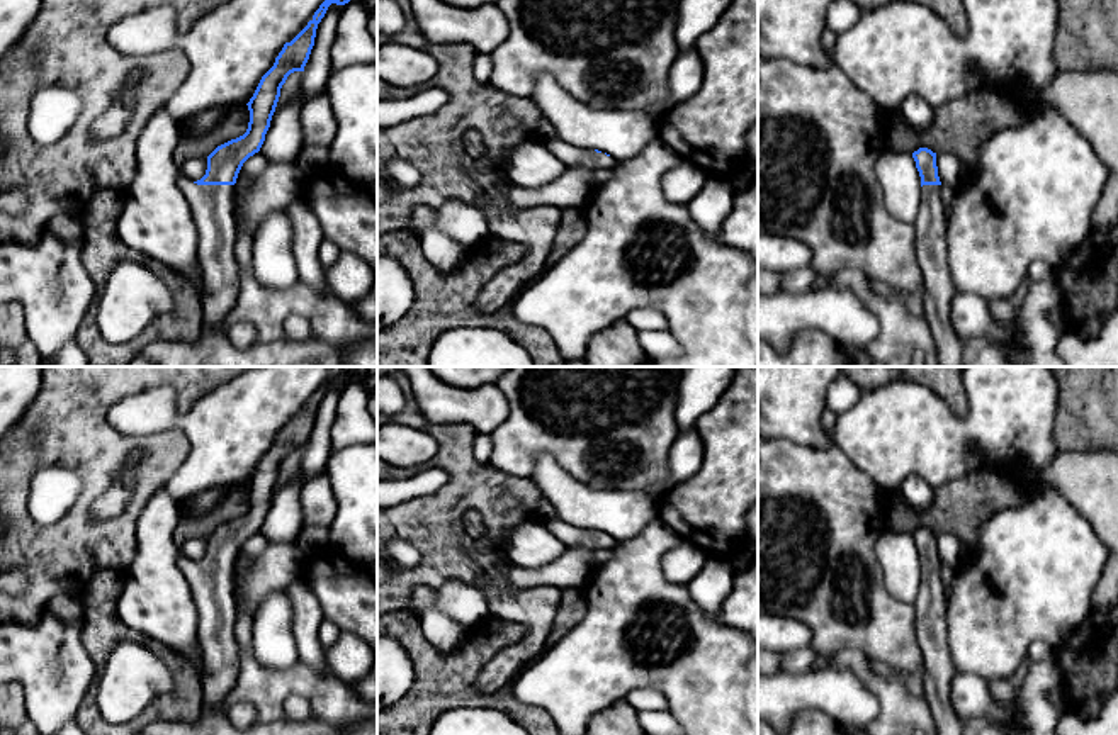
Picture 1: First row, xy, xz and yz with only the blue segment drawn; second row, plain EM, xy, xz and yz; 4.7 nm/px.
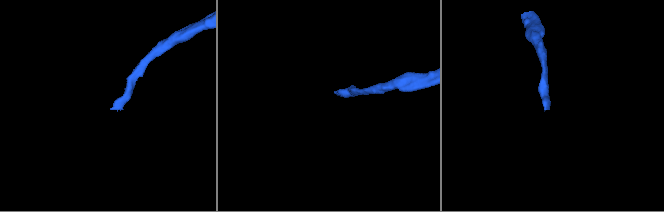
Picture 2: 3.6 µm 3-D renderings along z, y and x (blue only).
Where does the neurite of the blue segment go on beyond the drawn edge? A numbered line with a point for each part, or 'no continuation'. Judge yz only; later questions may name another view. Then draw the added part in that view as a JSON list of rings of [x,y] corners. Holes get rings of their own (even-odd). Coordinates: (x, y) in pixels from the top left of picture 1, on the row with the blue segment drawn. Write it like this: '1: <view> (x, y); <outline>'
1: yz (930, 224); [[[941,185],[921,187],[921,205],[912,226],[923,273],[923,316],[931,329],[940,367],[962,367],[963,343],[951,326],[951,299],[957,290],[948,272]]]

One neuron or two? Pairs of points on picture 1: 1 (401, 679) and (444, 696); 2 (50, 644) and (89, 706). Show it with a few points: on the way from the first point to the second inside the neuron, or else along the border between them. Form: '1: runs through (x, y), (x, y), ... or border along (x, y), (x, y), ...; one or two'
1: border along (403, 645), (412, 664), (413, 686), (395, 705); two
2: border along (95, 679), (75, 717); two

